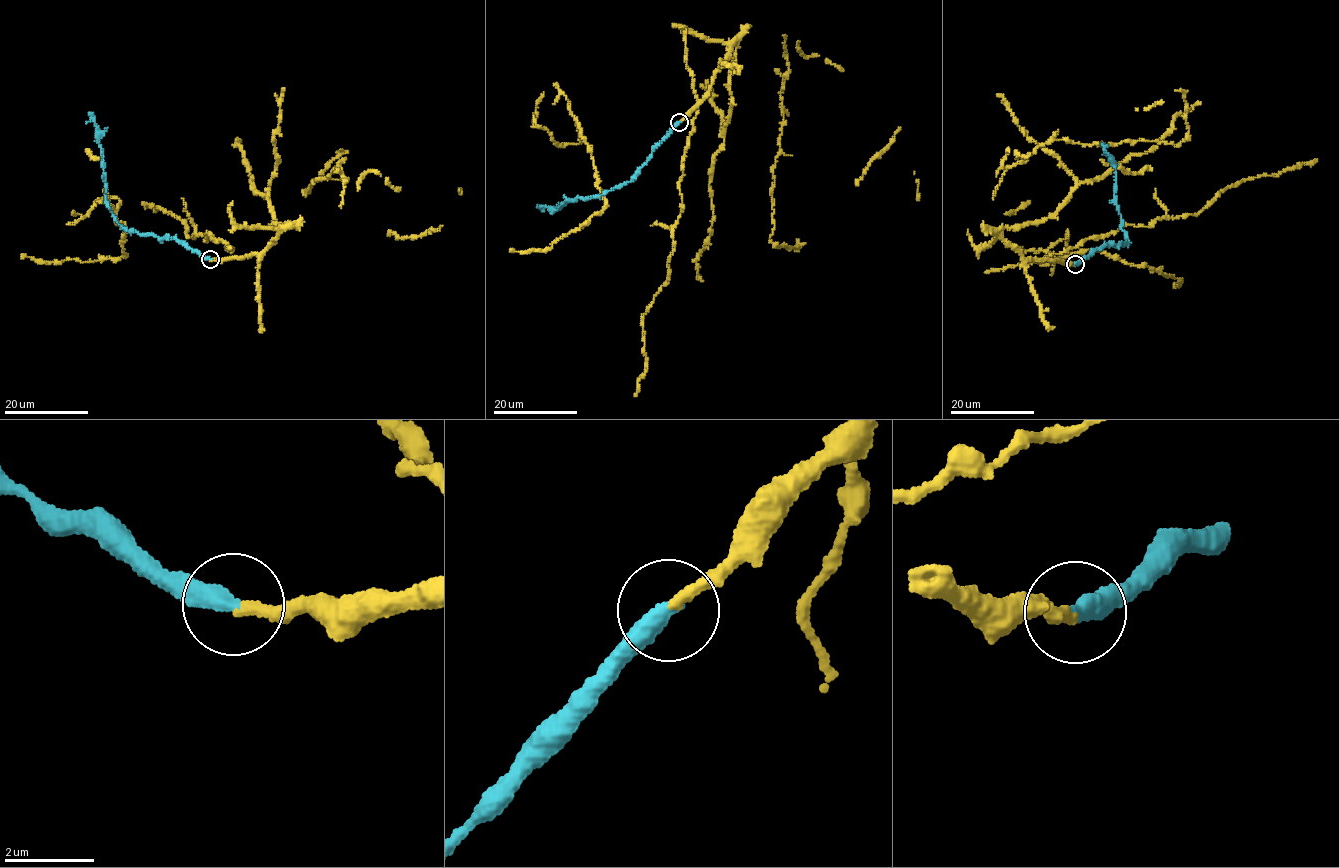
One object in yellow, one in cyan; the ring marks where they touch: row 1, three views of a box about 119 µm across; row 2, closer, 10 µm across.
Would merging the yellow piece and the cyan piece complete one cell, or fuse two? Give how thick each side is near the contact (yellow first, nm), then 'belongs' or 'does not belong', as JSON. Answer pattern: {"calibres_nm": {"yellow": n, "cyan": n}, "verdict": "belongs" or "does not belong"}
{"calibres_nm": {"yellow": 240, "cyan": 440}, "verdict": "belongs"}

